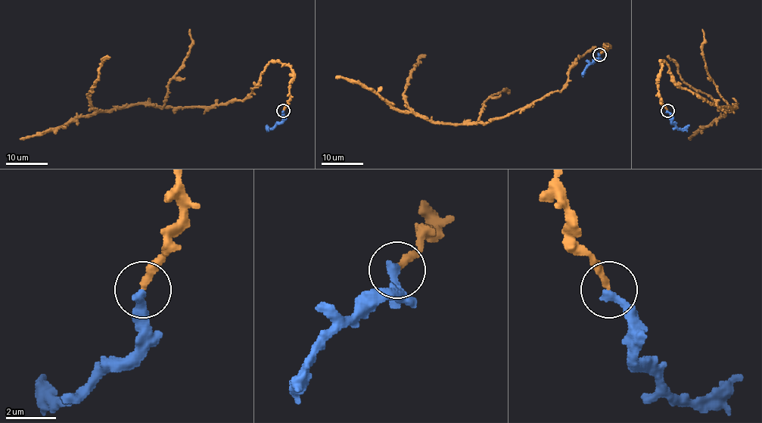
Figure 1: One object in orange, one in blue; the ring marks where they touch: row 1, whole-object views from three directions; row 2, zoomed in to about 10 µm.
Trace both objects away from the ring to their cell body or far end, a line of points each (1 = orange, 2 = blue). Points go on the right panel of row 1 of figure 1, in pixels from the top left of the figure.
1: (667, 110), (657, 79), (660, 62), (668, 65), (672, 79), (683, 88), (719, 106), (736, 104), (688, 138)
2: (667, 110), (678, 128), (685, 128), (688, 125)

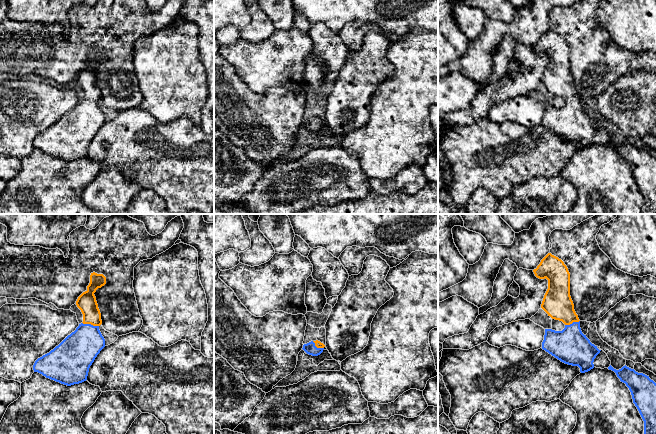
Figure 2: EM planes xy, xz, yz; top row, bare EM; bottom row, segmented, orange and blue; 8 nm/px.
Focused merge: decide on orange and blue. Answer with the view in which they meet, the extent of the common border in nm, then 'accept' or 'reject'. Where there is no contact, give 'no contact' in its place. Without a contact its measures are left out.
meets orange in xy; contact 140 nm long; accept

